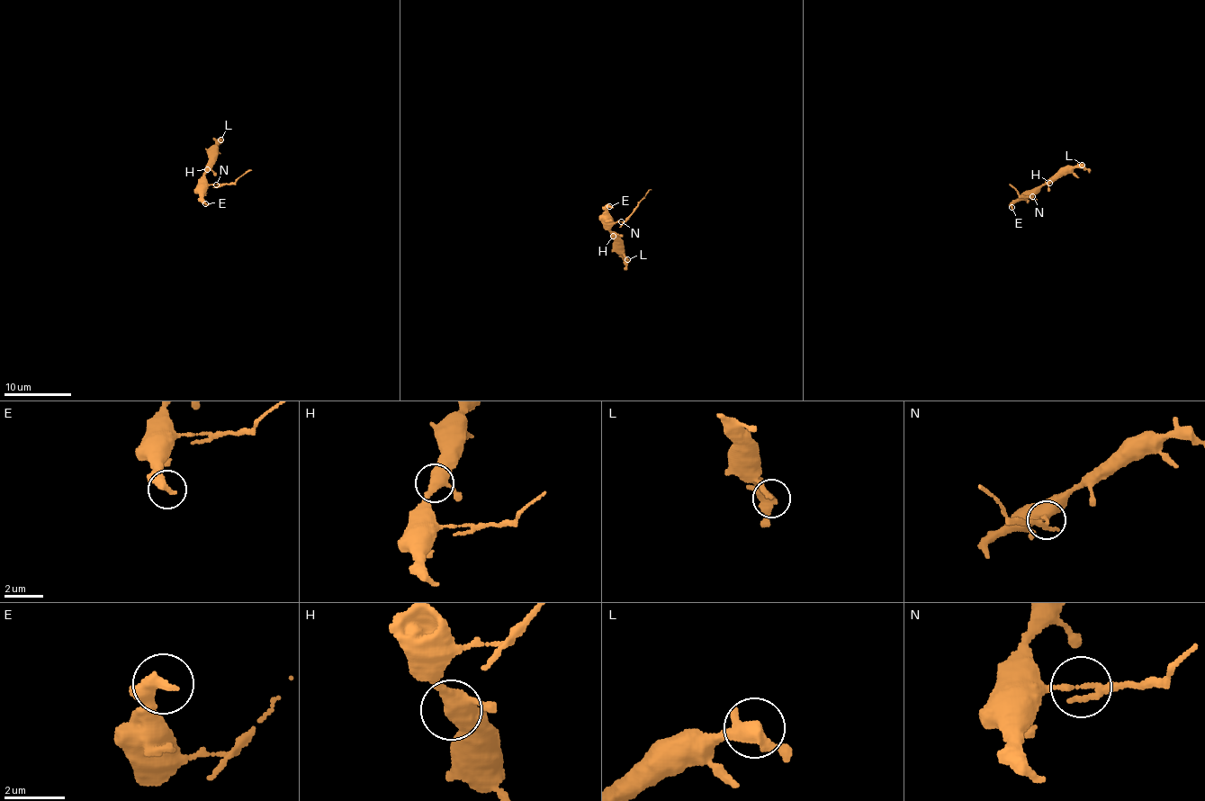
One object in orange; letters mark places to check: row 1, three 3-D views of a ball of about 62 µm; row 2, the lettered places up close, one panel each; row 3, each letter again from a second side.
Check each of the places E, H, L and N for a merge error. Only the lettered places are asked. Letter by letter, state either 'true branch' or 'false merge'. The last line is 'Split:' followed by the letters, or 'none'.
E: true branch
H: true branch
L: true branch
N: false merge
Split: N

